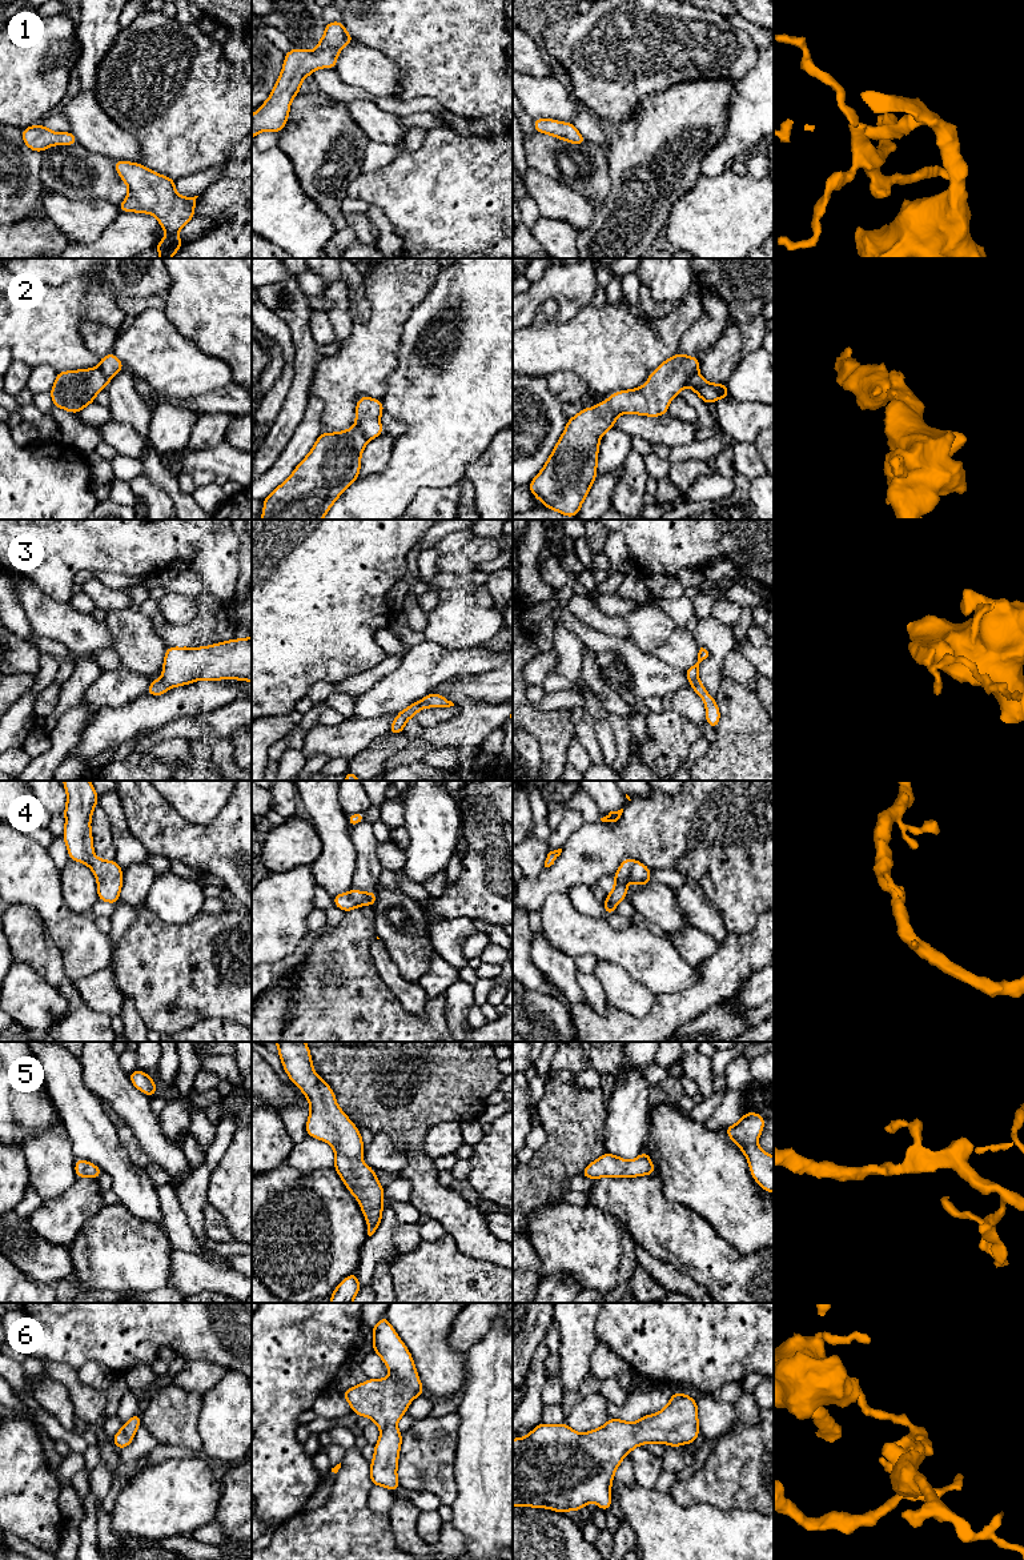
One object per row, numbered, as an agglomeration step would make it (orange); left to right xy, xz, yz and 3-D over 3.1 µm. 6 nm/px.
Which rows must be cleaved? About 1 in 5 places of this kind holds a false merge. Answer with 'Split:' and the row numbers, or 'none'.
Split: 2, 3

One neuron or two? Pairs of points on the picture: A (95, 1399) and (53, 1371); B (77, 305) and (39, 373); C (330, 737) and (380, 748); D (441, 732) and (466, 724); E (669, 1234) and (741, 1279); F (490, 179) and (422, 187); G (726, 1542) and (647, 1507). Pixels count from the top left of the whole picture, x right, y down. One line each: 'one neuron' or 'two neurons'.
A: one neuron
B: two neurons
C: two neurons
D: one neuron
E: one neuron
F: one neuron
G: one neuron

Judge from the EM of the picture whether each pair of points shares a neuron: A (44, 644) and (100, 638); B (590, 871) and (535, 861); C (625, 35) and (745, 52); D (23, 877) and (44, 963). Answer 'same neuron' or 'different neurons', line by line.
A: different neurons
B: different neurons
C: same neuron
D: different neurons

